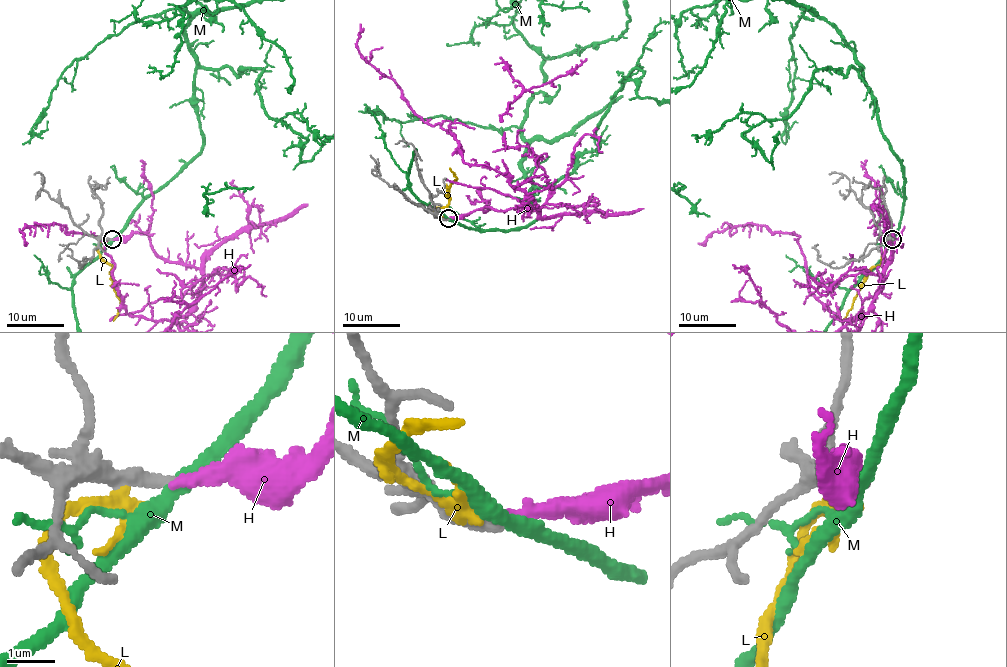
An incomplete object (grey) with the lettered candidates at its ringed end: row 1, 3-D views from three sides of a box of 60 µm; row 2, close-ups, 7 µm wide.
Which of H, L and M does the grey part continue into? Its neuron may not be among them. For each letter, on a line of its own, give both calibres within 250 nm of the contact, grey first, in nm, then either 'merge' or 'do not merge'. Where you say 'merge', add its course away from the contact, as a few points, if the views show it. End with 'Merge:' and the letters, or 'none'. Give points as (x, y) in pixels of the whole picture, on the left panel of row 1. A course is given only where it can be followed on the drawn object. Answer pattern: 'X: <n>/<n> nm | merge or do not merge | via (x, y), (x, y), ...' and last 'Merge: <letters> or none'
H: 260/300 nm | merge | via (111, 239), (145, 234), (199, 270), (194, 307), (127, 313), (91, 235), (45, 224), (23, 242)
L: 380/190 nm | do not merge
M: 280/320 nm | do not merge
Merge: H

